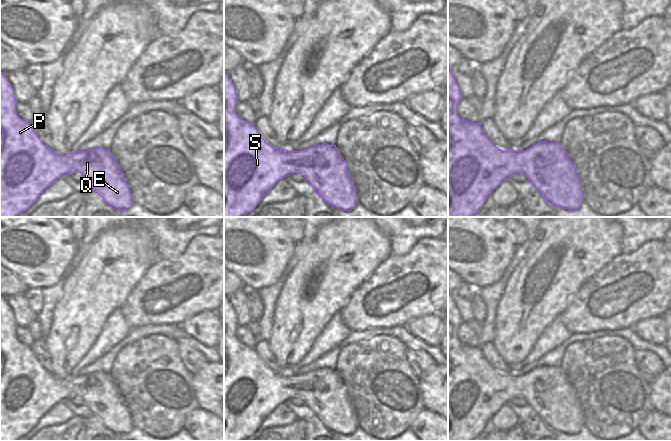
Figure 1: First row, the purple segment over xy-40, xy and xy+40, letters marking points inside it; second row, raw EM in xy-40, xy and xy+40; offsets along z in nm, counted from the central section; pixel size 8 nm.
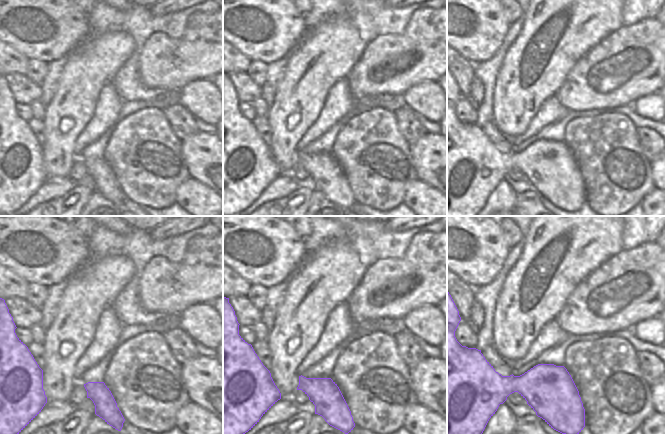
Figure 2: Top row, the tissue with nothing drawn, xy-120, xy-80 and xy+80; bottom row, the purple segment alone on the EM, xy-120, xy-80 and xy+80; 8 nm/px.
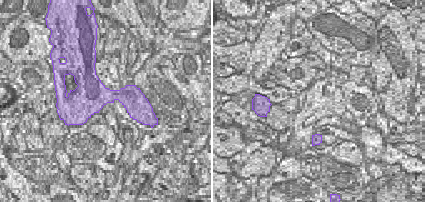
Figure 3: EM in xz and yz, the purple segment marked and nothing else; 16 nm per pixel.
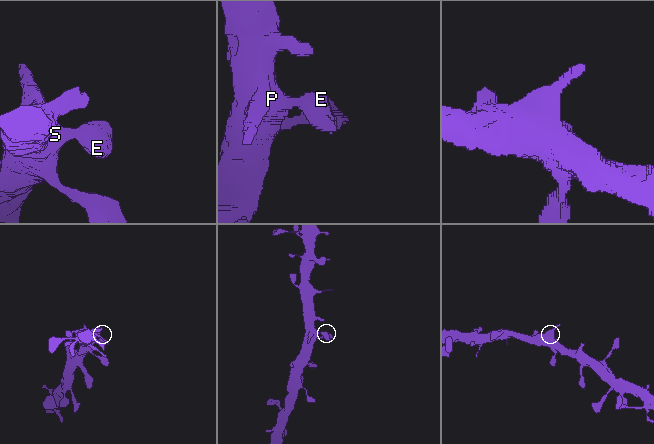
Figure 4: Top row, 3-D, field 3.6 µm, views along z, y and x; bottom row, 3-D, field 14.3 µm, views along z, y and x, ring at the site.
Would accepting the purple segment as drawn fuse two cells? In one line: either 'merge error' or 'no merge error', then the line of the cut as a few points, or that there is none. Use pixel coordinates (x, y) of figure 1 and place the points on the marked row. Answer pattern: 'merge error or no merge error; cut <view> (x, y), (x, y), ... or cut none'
no merge error; cut none

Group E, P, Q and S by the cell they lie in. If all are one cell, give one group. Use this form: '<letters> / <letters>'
E P Q S

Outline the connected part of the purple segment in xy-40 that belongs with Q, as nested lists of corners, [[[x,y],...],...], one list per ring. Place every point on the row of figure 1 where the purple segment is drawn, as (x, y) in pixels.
[[[0,71],[0,217],[18,217],[29,209],[38,199],[40,194],[63,175],[70,175],[77,171],[84,176],[84,181],[116,211],[125,211],[134,204],[130,188],[124,174],[118,166],[110,149],[91,149],[59,155],[47,147],[38,137],[31,124],[21,119],[16,112],[17,100],[14,90],[6,78],[6,73]]]

